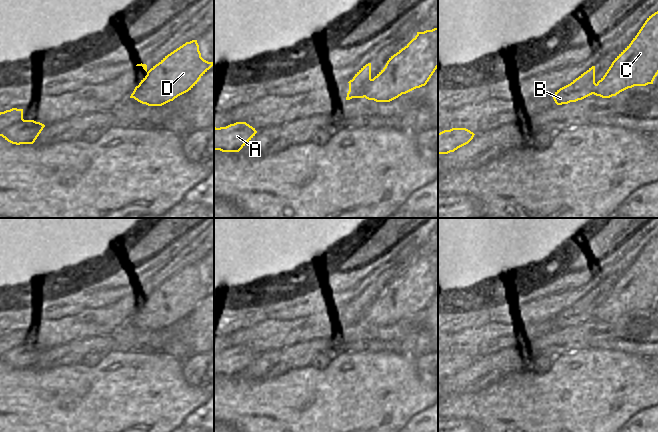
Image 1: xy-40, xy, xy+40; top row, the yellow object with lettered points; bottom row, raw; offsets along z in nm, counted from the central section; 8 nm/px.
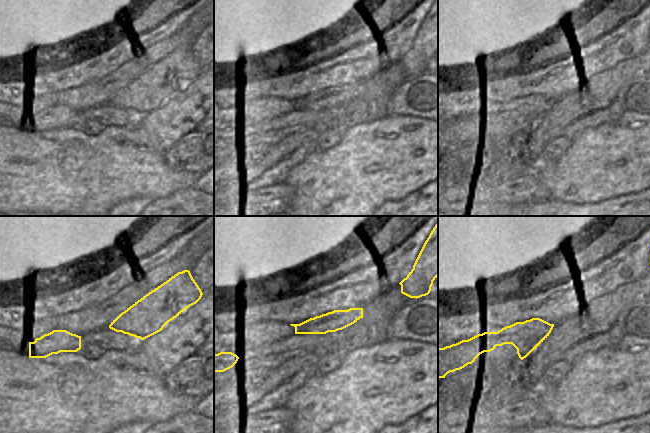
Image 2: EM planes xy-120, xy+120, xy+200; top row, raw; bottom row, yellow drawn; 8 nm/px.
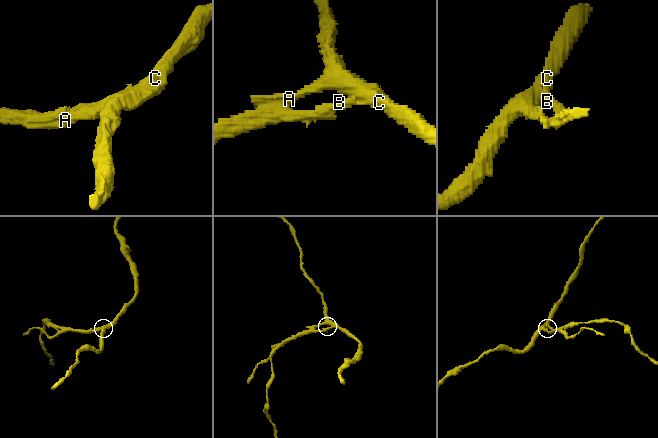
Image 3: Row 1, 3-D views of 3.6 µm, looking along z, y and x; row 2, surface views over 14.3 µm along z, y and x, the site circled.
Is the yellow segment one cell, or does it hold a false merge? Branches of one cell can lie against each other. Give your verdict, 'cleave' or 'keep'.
cleave

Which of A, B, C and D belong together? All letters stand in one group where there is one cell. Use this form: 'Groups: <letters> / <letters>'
Groups: A C D / B.

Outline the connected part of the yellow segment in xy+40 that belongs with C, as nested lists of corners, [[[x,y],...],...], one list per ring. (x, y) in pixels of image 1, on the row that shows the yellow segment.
[[[658,11],[647,18],[631,43],[597,82],[594,95],[616,96],[634,86],[653,84],[658,74]]]

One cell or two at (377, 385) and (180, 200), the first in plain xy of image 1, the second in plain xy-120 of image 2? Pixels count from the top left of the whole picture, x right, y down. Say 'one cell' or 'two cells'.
two cells

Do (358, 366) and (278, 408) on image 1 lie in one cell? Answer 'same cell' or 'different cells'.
same cell

